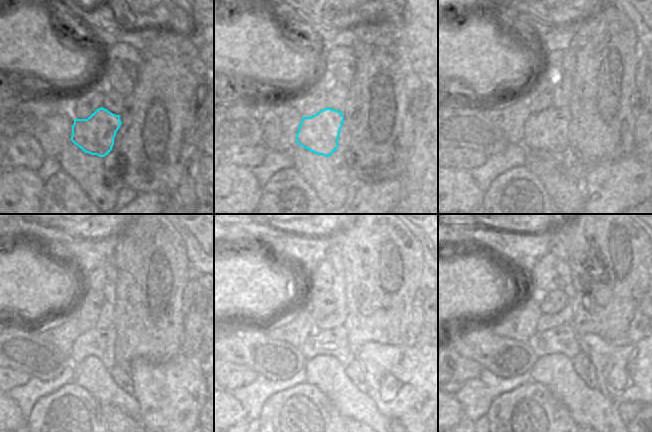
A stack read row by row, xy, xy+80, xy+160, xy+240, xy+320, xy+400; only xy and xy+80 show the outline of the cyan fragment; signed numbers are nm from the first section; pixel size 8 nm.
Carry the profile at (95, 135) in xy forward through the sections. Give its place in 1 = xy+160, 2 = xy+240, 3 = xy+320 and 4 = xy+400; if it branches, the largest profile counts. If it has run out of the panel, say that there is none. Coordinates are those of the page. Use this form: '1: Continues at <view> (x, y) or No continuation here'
1: Continues at xy+160 (545, 131)
2: Continues at xy+240 (99, 343)
3: Continues at xy+320 (334, 342)
4: Continues at xy+400 (563, 339).

